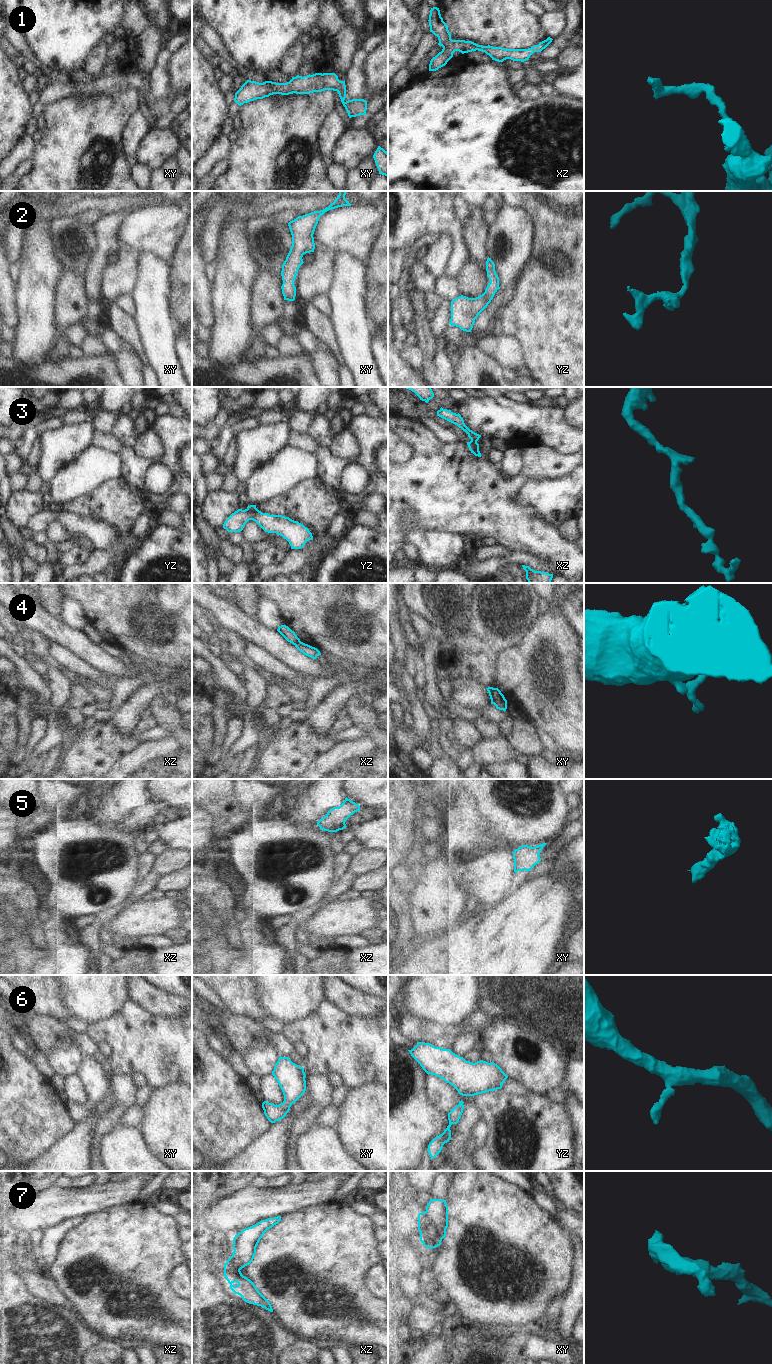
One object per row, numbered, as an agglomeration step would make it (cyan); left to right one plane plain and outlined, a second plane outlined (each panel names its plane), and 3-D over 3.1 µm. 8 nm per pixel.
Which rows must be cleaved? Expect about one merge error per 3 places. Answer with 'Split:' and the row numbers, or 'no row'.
Split: 4, 7

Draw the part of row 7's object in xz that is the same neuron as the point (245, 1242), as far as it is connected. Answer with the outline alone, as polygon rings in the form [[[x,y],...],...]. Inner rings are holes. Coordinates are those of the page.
[[[281,1216],[261,1220],[257,1224],[243,1229],[233,1239],[233,1254],[227,1264],[241,1270],[249,1265],[256,1254],[256,1247],[264,1233],[281,1221]]]

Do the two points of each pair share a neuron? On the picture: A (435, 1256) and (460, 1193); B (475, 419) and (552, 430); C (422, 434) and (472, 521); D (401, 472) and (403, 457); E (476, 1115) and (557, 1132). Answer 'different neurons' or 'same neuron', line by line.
A: same neuron
B: same neuron
C: same neuron
D: different neurons
E: different neurons

